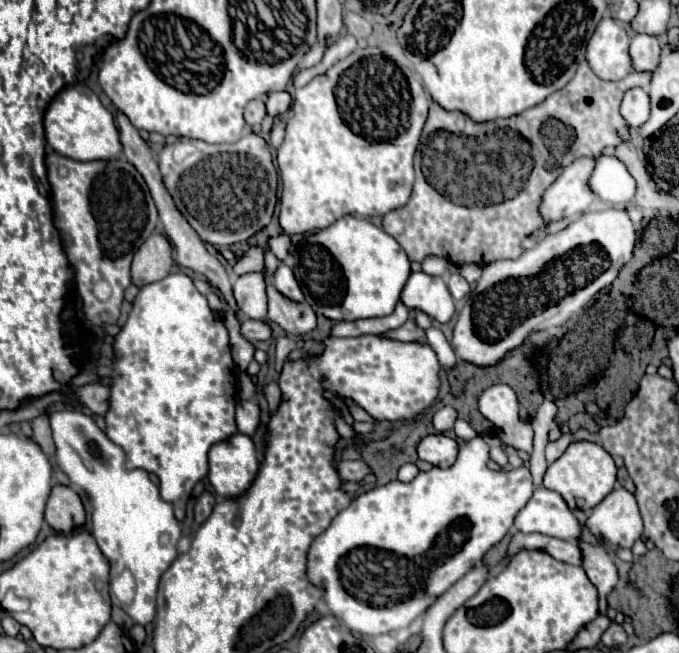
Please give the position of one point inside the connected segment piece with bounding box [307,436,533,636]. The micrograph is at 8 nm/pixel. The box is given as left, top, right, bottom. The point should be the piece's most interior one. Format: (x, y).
(365, 561)

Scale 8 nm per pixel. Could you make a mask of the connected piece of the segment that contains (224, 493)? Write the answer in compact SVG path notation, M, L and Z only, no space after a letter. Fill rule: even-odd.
M245 434L219 442L209 452L209 482L221 498L239 498L259 472L255 444Z

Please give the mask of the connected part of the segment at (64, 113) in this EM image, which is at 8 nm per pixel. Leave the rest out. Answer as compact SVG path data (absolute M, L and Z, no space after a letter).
M71 84L65 86L55 98L49 102L45 110L45 138L47 144L73 160L111 160L119 158L121 154L121 142L119 142L119 130L115 126L113 114L99 102L97 94L89 90L85 84Z

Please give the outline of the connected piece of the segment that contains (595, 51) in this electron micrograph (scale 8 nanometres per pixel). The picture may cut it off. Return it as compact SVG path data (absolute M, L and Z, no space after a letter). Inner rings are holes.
M603 18L589 40L587 62L603 80L621 80L633 70L629 58L629 36L613 18Z

